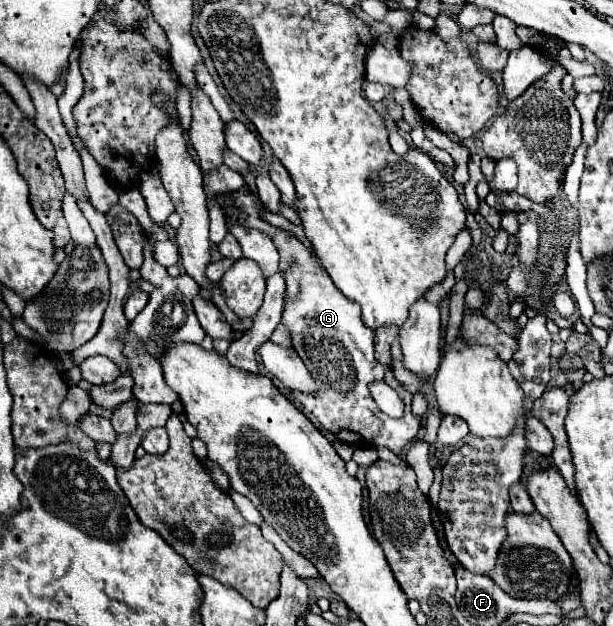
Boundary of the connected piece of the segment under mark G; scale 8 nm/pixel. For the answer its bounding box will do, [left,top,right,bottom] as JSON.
[228,187,420,455]

